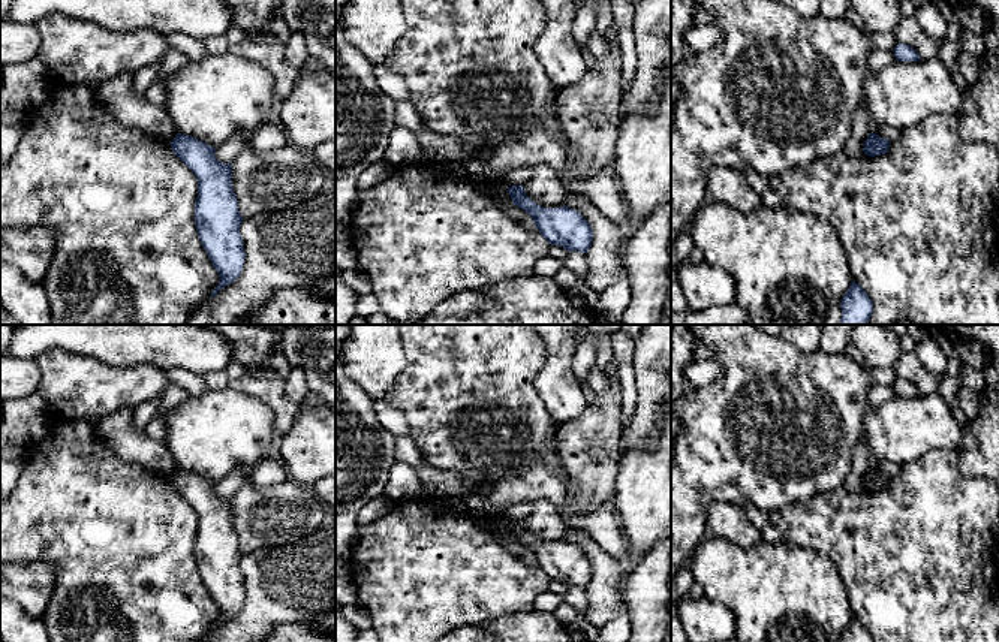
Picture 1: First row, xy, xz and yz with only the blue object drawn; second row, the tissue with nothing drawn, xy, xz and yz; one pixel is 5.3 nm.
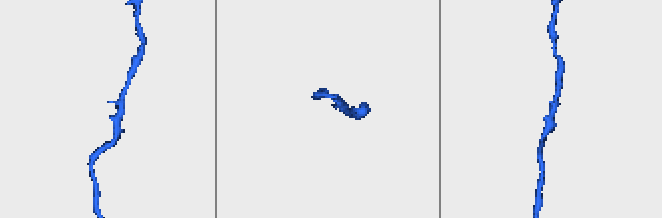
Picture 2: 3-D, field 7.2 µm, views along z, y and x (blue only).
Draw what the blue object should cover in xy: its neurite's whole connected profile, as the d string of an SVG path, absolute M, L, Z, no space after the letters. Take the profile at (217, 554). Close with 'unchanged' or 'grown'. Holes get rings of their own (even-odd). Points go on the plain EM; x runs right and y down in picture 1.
M177 468L169 479L174 489L198 515L196 566L220 612L217 623L211 627L210 633L213 633L240 612L246 594L240 569L243 552L232 524L232 498L219 497L214 482L189 470Z; unchanged

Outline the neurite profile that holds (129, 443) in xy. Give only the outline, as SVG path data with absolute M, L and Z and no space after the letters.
M121 409L97 422L97 432L112 452L132 464L171 477L178 465L166 446L133 425L133 409Z

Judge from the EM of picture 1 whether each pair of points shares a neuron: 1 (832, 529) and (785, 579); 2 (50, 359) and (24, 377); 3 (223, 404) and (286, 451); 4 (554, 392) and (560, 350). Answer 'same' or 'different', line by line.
1: different
2: different
3: different
4: same

